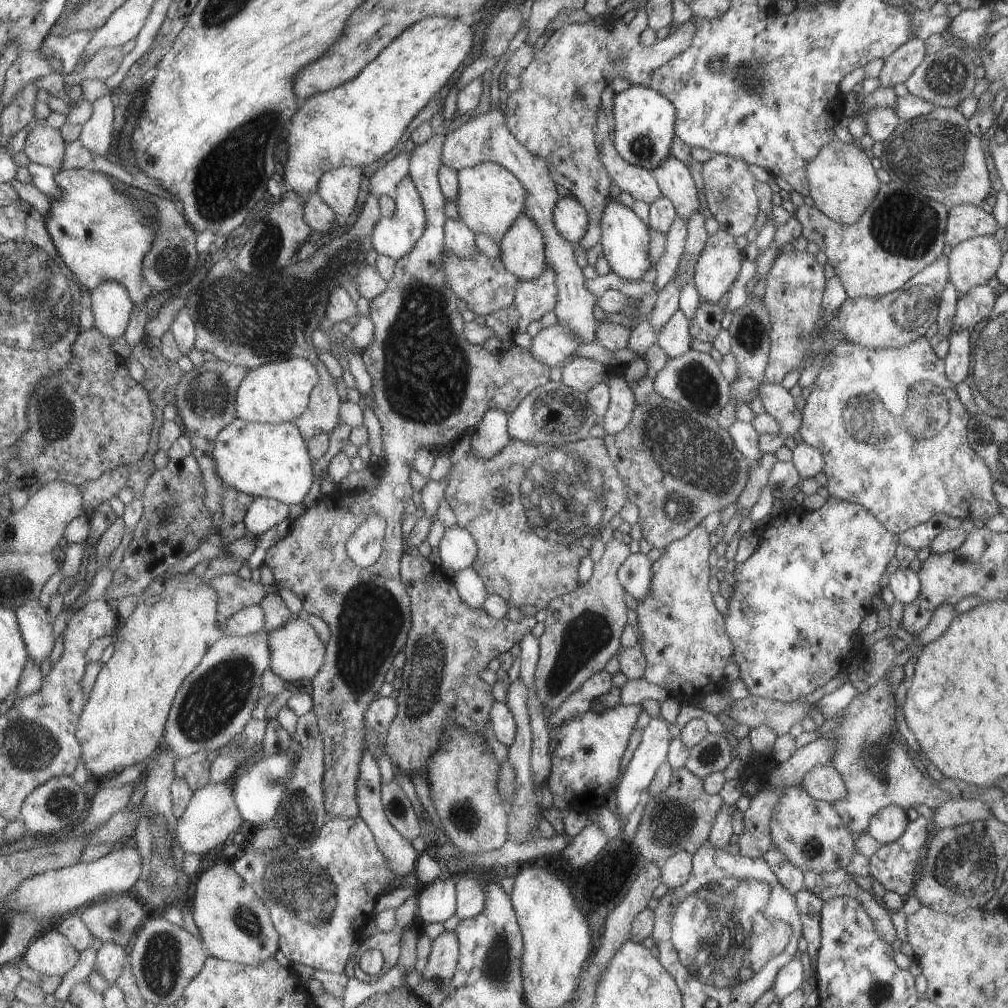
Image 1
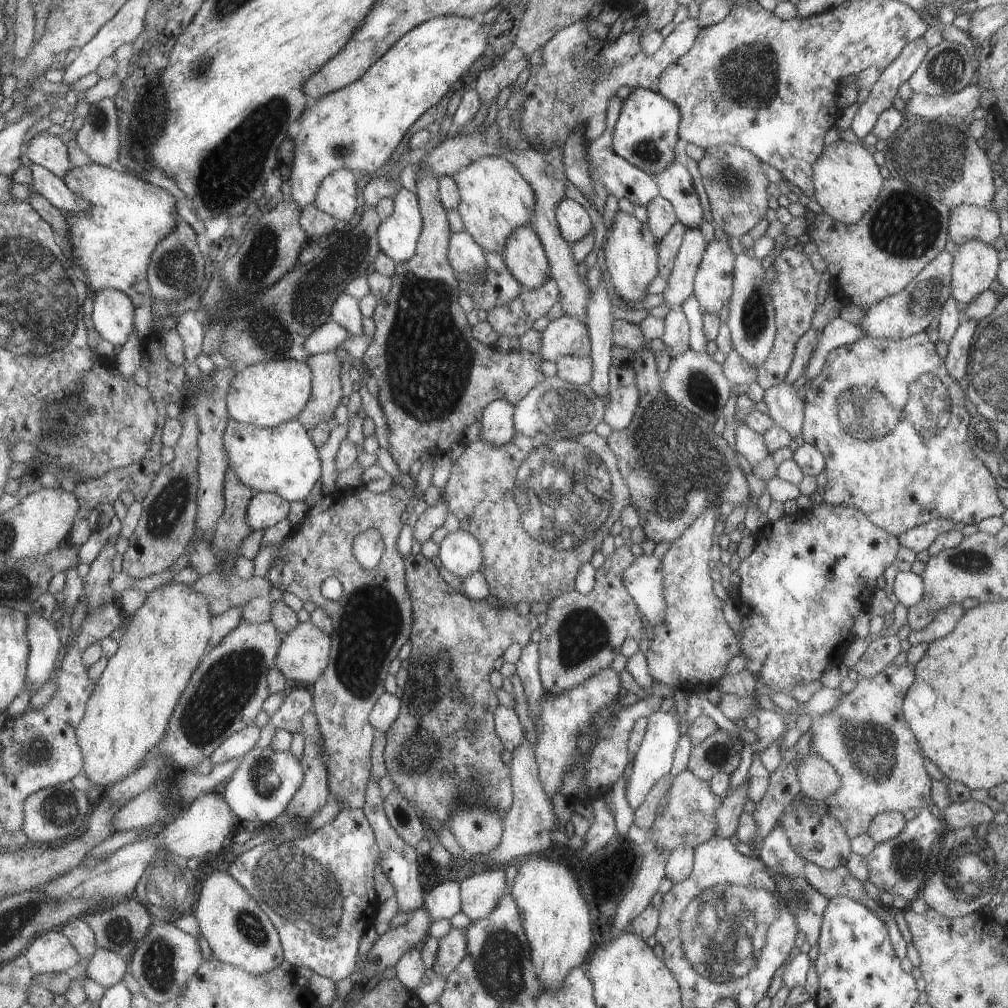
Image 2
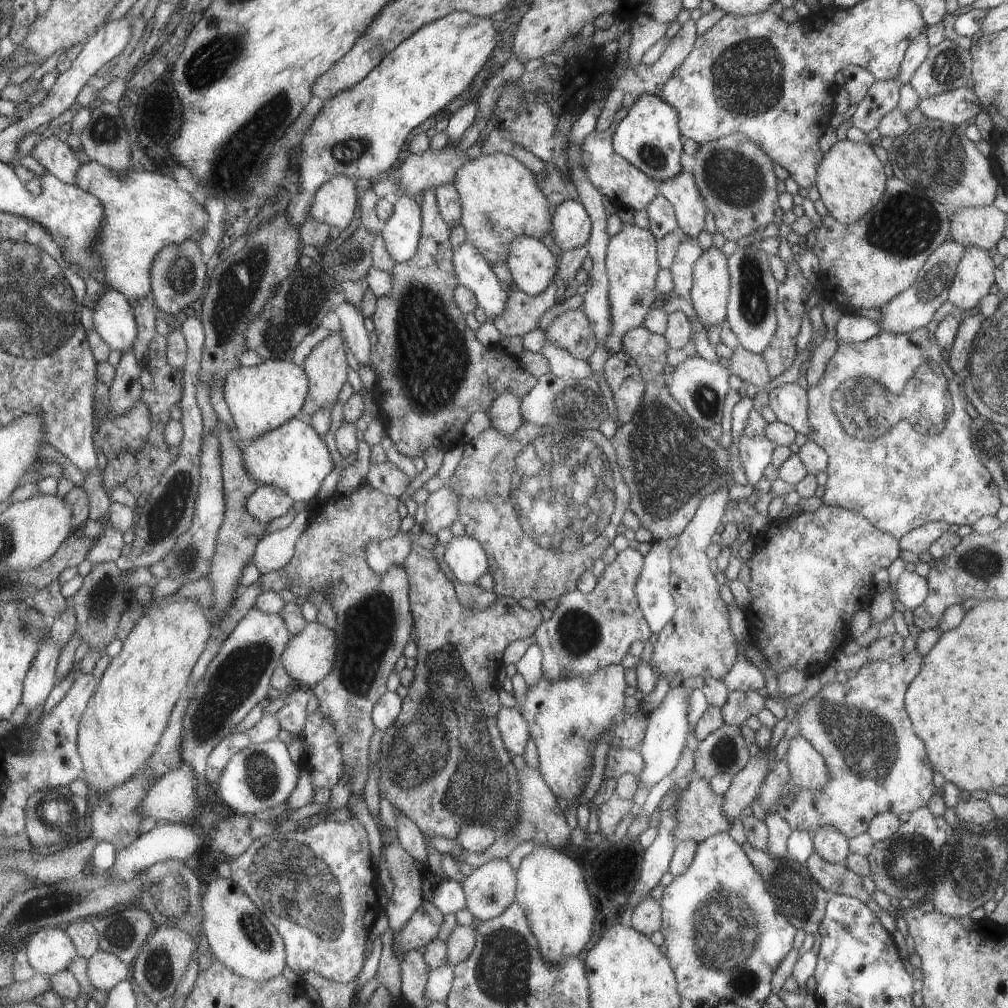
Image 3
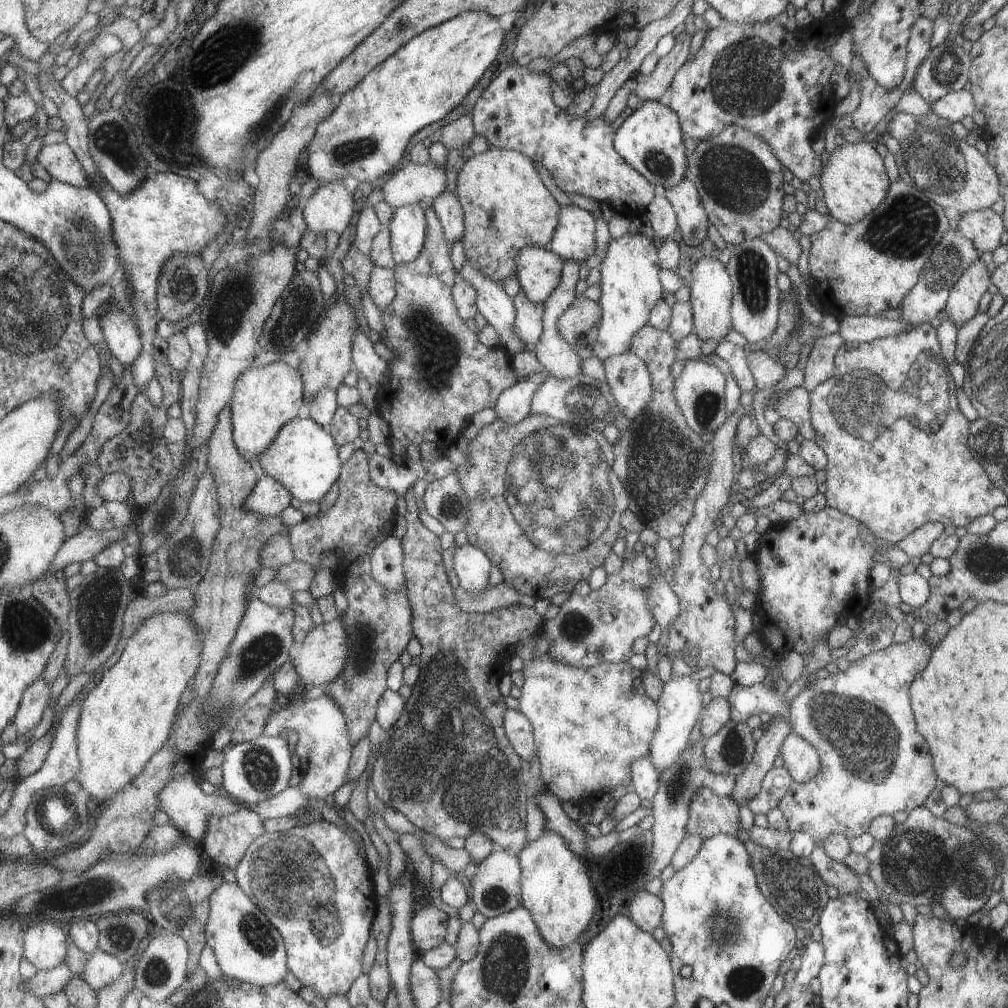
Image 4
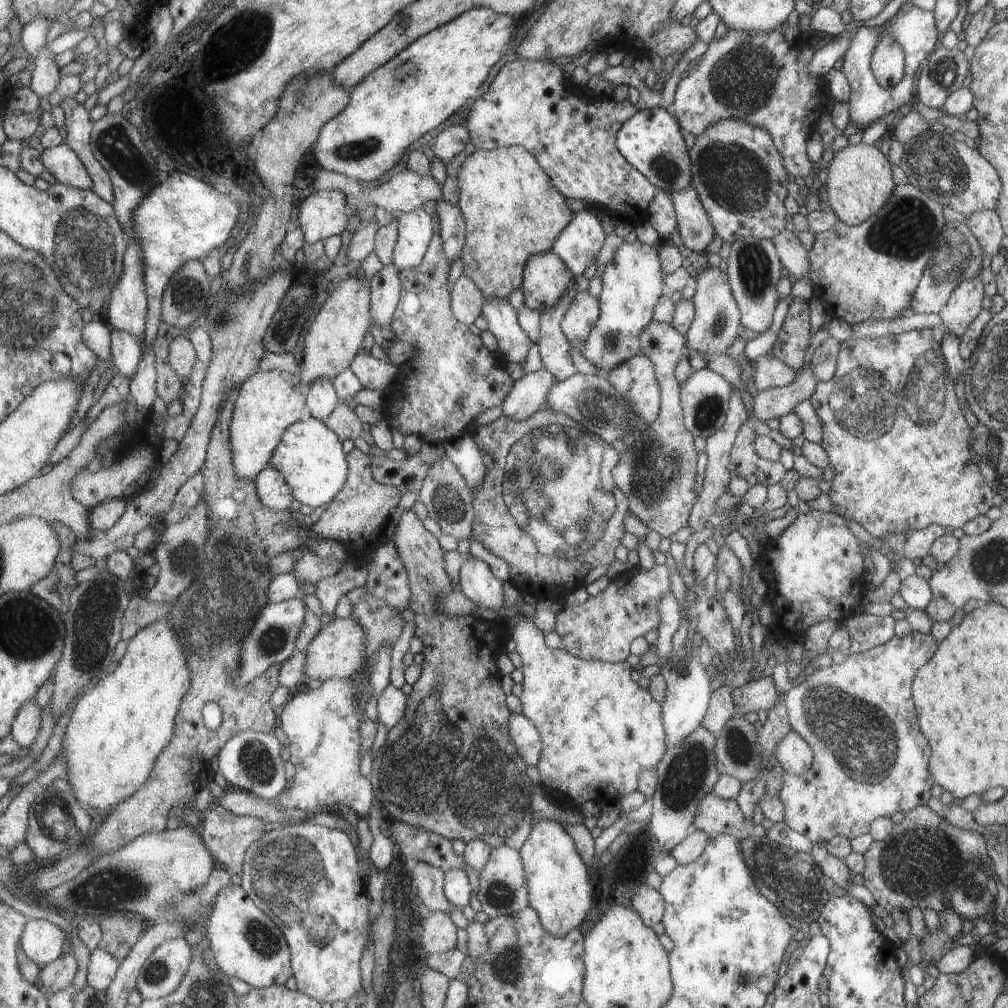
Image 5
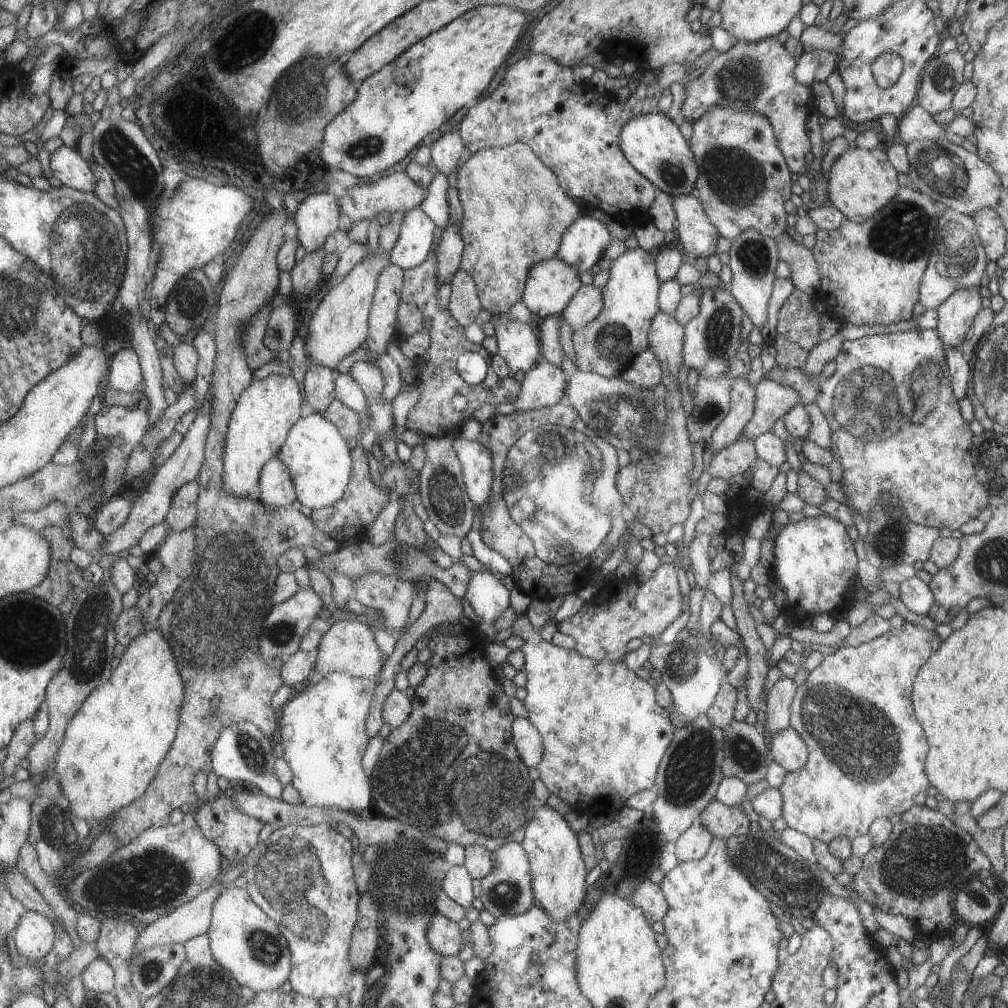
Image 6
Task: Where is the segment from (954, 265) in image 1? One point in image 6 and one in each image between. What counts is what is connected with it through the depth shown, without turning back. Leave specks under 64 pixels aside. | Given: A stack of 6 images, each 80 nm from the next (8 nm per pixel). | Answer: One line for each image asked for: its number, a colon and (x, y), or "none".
2: (974, 263)
3: (974, 276)
4: (963, 299)
5: (962, 307)
6: (955, 316)

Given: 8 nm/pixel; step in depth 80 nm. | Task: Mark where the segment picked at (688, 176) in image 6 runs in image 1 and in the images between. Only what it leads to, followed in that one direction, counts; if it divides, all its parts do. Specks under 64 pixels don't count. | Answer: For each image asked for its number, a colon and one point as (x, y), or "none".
1: (645, 119)
2: (646, 132)
3: (647, 137)
4: (649, 140)
5: (650, 140)

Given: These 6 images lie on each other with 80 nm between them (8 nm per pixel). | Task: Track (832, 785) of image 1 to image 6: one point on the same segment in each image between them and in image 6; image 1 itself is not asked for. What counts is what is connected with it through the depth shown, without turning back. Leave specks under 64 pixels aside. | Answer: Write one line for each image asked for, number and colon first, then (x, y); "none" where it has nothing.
2: (817, 779)
3: (807, 769)
4: (801, 760)
5: (794, 755)
6: (787, 749)

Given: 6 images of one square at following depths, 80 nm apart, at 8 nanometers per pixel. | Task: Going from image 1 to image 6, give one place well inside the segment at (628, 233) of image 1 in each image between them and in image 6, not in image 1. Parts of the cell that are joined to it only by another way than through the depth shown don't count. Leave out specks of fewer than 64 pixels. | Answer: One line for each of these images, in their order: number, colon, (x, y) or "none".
2: (629, 256)
3: (632, 264)
4: (630, 286)
5: (632, 279)
6: (606, 346)

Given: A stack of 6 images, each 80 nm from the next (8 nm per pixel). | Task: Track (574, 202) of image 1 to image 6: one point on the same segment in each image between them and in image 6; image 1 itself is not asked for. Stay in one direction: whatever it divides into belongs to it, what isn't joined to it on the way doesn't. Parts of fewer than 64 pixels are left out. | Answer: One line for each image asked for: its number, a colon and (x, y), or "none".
2: (575, 223)
3: (573, 227)
4: (576, 238)
5: (579, 244)
6: (583, 245)

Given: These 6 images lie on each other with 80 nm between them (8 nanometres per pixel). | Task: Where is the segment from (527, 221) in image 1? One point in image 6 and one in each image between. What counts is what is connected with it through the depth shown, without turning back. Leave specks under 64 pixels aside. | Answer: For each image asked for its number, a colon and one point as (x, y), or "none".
2: (525, 255)
3: (535, 267)
4: (540, 271)
5: (547, 278)
6: (552, 284)

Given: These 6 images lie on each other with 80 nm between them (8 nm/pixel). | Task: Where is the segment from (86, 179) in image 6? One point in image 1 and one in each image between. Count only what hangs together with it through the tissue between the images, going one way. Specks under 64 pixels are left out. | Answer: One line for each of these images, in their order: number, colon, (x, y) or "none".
1: (44, 145)
2: (49, 150)
3: (56, 156)
4: (59, 160)
5: (62, 162)

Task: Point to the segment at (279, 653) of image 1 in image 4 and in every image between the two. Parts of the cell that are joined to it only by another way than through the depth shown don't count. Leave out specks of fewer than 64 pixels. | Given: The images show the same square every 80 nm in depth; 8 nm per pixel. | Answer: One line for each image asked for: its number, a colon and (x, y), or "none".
2: (305, 653)
3: (311, 656)
4: (325, 652)

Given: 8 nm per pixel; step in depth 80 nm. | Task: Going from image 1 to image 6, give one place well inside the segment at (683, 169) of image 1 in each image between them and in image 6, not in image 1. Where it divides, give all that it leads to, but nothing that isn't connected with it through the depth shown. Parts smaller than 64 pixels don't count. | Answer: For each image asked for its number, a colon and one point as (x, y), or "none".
2: (676, 186)
3: (681, 192)
4: (684, 198)
5: (695, 229)
6: (695, 231)

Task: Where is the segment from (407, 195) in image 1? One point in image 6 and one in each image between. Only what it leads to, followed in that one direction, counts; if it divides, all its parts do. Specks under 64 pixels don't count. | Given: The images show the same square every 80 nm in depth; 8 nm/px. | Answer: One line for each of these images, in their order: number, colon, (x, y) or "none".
2: (399, 235)
3: (404, 228)
4: (410, 227)
5: (416, 229)
6: (415, 242)

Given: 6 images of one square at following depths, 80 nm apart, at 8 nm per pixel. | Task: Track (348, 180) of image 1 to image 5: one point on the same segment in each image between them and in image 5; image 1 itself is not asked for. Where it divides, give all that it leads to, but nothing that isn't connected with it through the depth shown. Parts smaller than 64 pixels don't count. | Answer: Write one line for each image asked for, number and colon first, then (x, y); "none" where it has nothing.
2: (337, 196)
3: (336, 203)
4: (332, 206)
5: (325, 213)

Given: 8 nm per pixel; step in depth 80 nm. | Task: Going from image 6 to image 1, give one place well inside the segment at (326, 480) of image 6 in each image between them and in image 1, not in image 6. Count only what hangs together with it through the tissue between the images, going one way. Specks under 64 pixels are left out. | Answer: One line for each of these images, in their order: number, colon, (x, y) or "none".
1: (273, 461)
2: (284, 459)
3: (295, 457)
4: (305, 456)
5: (310, 455)

